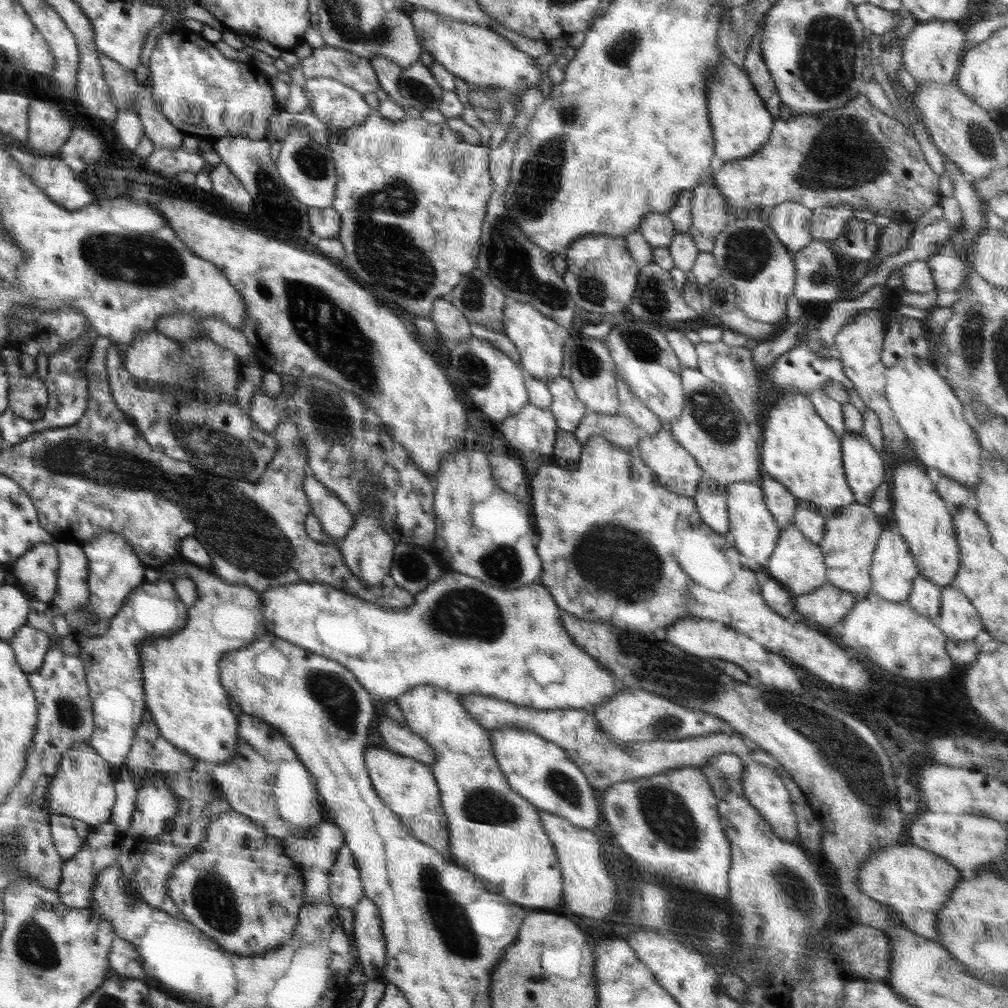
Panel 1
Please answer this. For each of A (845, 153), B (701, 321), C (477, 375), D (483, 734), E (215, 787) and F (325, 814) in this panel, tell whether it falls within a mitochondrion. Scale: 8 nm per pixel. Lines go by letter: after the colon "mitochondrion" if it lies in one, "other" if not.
A: mitochondrion
B: other
C: mitochondrion
D: other
E: other
F: other

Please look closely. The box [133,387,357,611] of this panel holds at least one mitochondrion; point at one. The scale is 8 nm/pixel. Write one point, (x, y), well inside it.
(221, 452)

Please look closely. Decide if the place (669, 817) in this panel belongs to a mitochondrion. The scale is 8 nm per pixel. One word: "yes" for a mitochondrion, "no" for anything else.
yes

